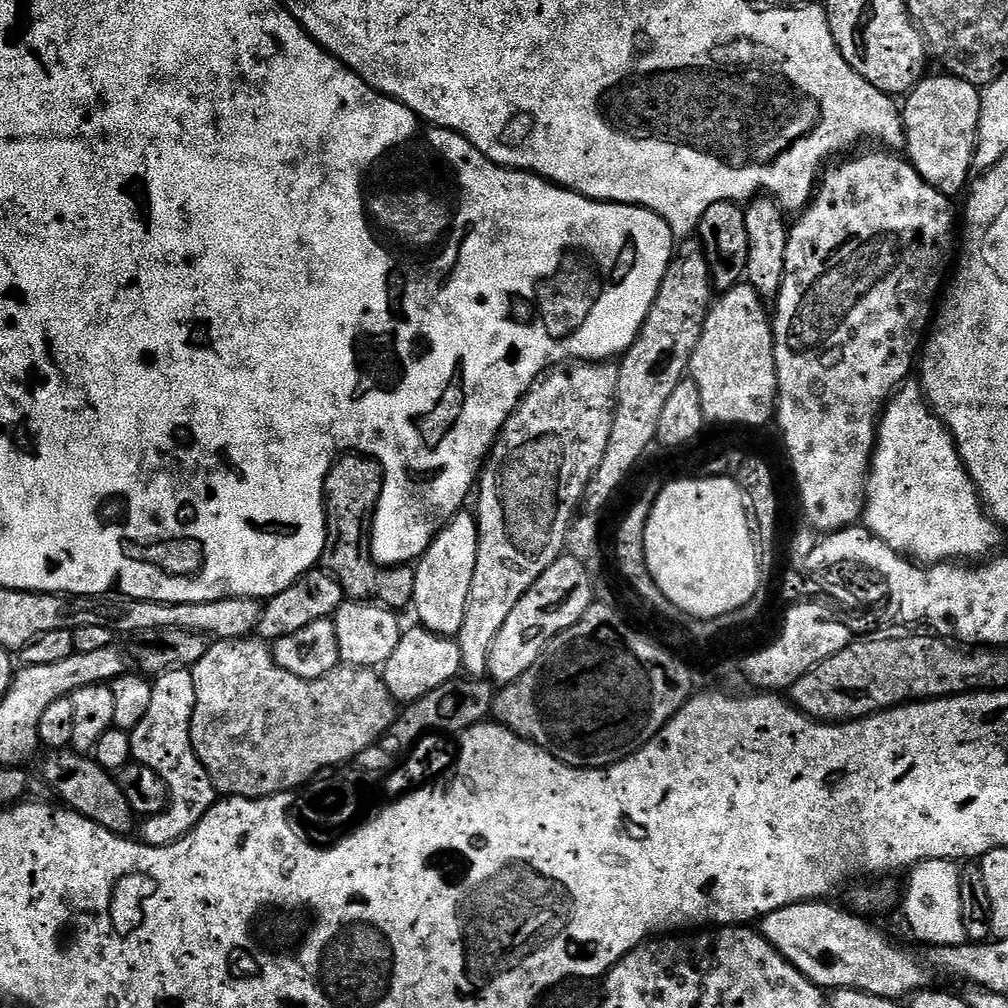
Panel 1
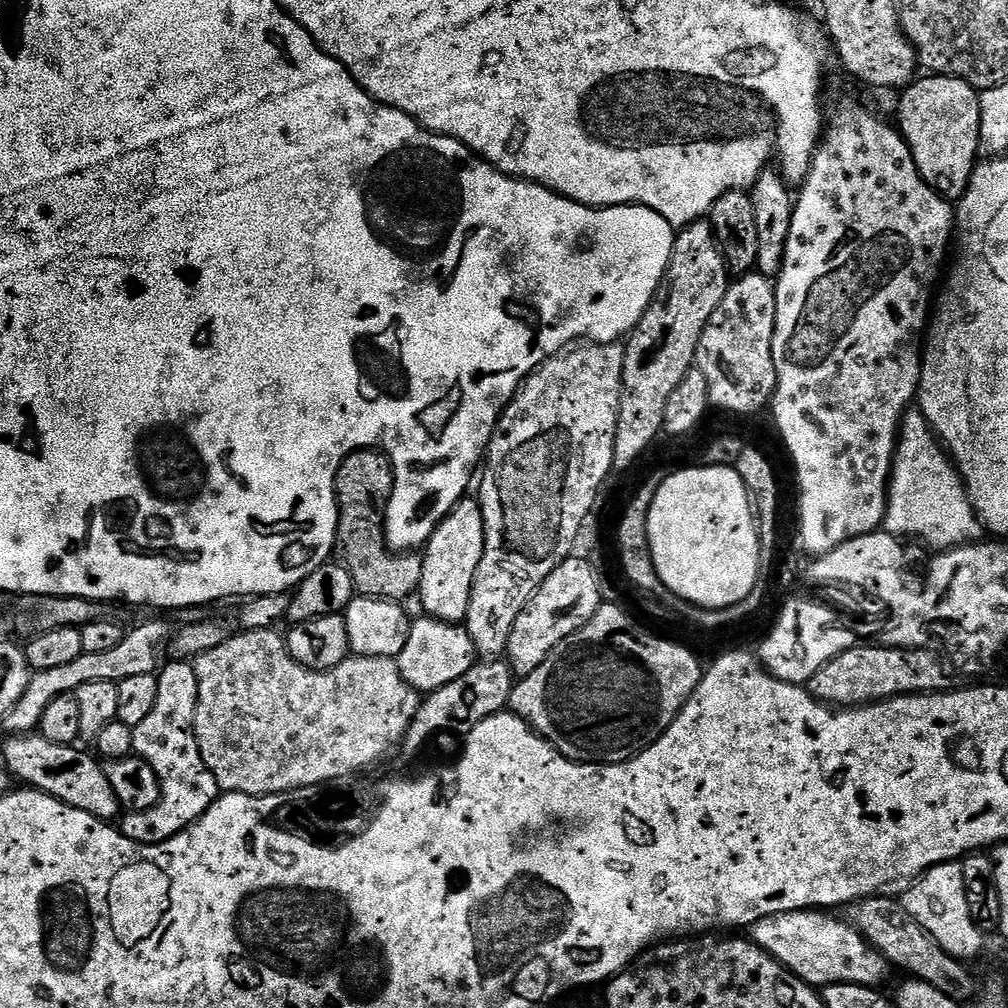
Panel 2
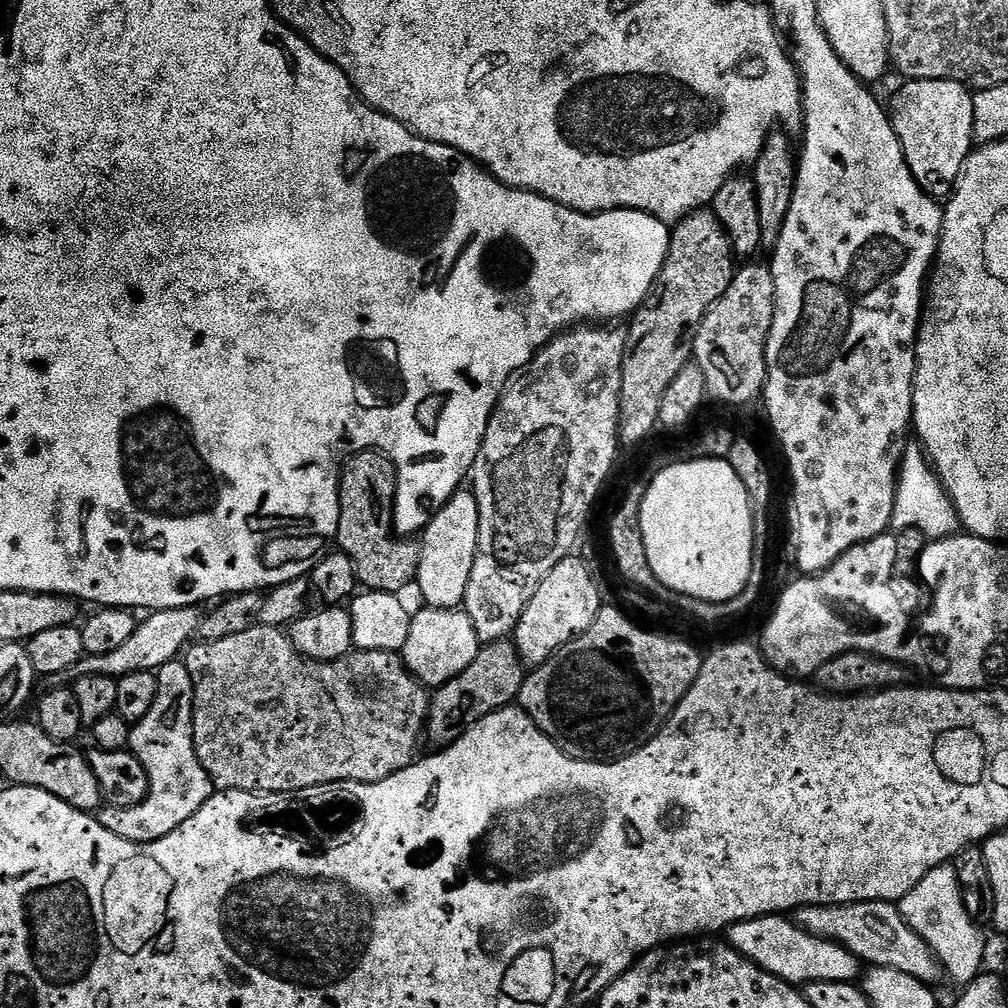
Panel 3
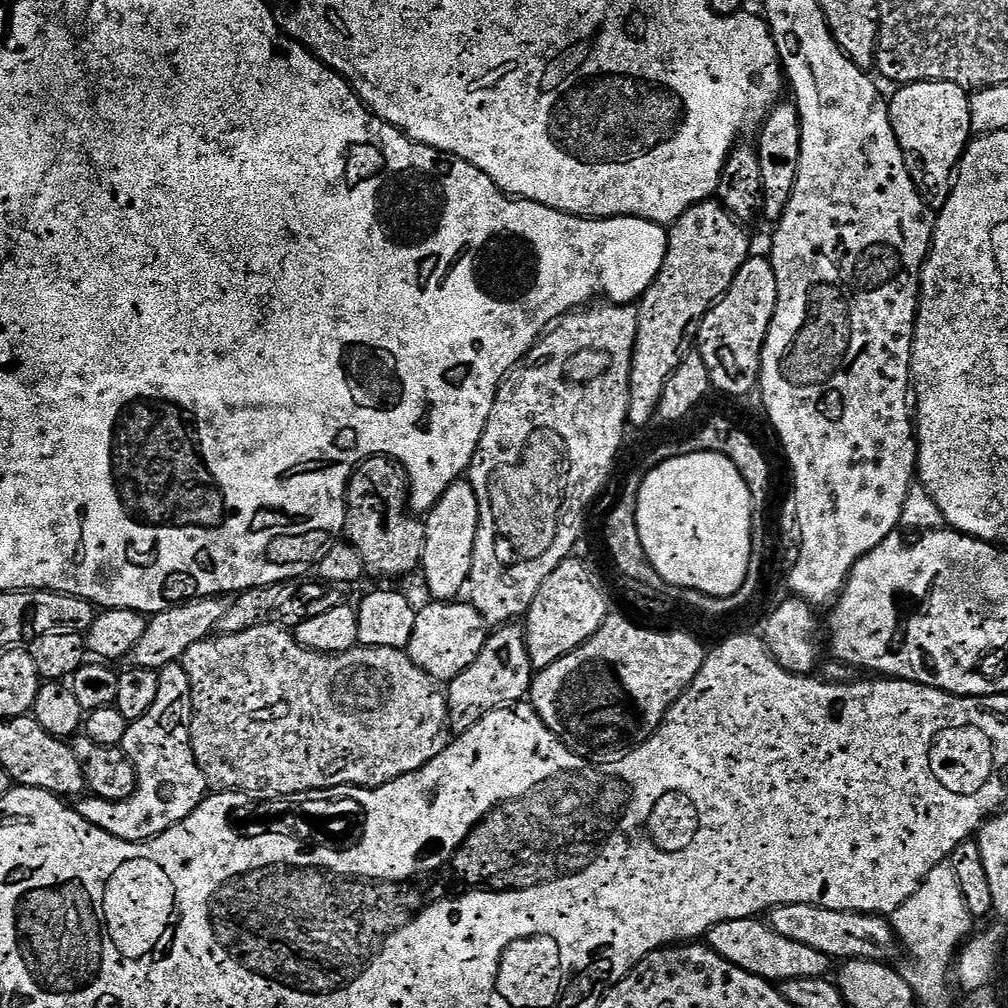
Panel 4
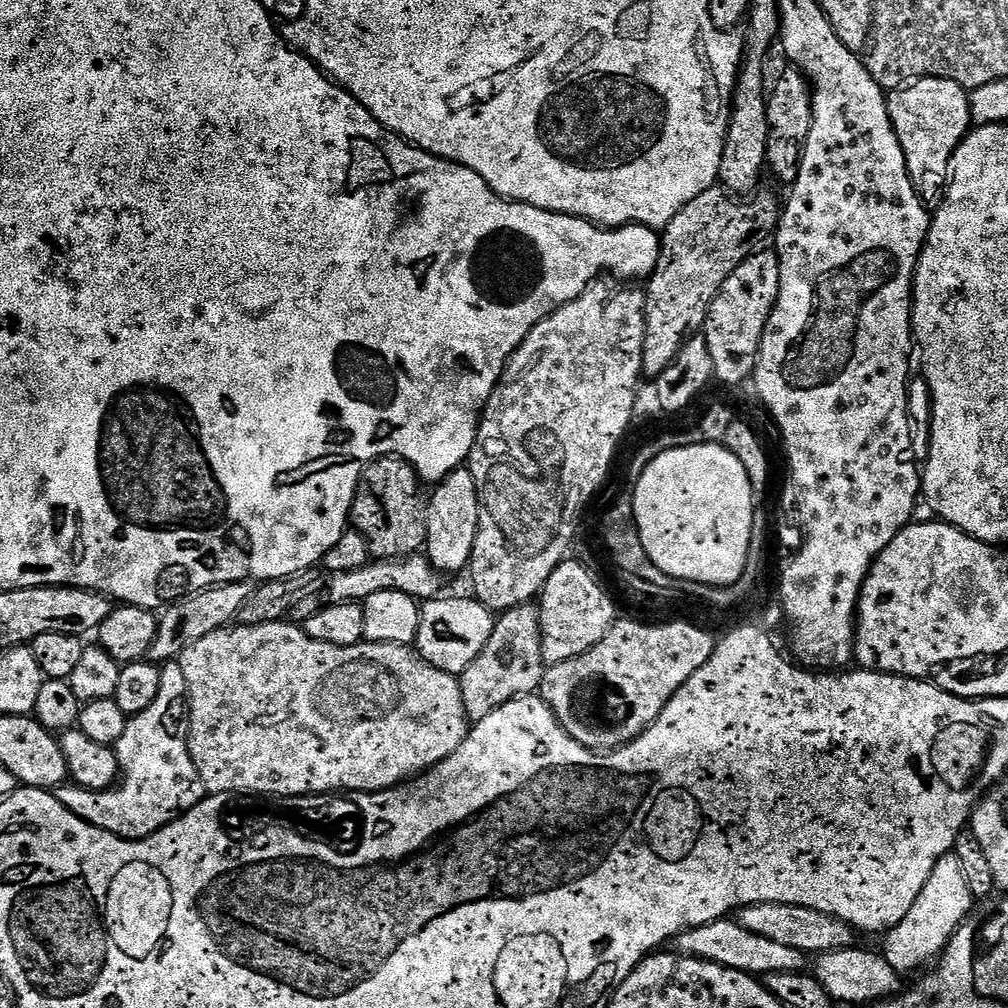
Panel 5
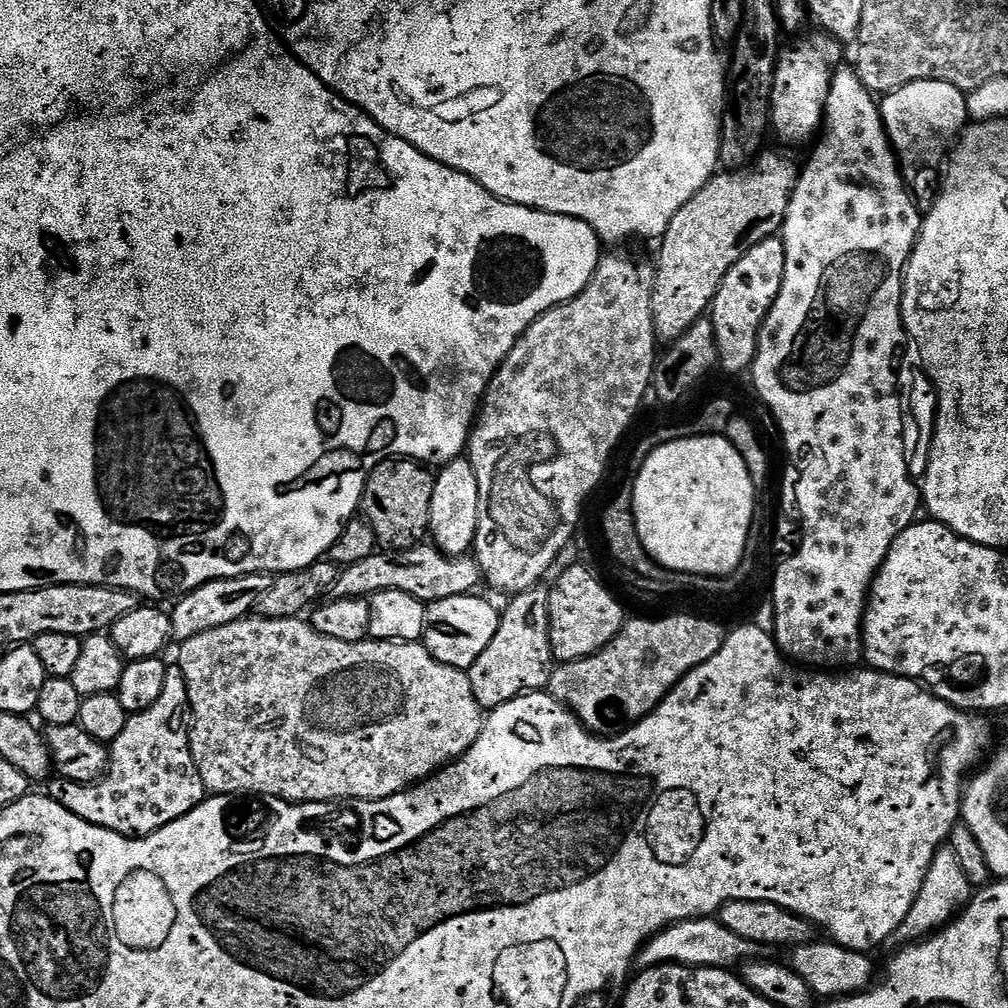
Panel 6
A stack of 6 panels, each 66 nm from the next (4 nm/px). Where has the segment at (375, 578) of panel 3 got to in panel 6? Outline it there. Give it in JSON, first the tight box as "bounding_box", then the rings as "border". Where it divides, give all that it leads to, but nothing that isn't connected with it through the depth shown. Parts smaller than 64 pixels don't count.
{"bounding_box":[362,458,435,552],"border":[[[407,458],[383,460],[368,475],[362,516],[374,530],[381,549],[401,552],[421,543],[429,535],[430,498],[434,494],[435,481],[435,475],[421,461]]]}

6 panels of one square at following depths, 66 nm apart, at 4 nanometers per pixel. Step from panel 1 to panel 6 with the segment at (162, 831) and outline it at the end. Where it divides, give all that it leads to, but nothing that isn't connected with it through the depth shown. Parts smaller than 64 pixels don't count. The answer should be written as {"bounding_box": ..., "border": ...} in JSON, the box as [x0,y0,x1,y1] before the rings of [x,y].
{"bounding_box":[46,666,206,838],"border":[[[178,666],[169,667],[166,674],[166,686],[150,710],[129,715],[126,730],[110,745],[108,769],[101,778],[92,784],[79,784],[69,780],[52,778],[47,781],[46,795],[58,806],[66,806],[70,814],[78,814],[86,822],[123,836],[139,838],[157,832],[162,826],[190,814],[206,798],[204,783],[194,766],[190,750],[190,709],[188,707],[188,687],[186,678]]]}

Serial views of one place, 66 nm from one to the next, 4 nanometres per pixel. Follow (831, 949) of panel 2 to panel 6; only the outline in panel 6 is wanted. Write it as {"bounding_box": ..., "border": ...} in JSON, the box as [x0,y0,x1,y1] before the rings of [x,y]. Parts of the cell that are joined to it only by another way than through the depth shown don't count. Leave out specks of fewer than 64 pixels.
{"bounding_box":[638,918,758,969],"border":[[[701,918],[698,920],[679,920],[669,928],[663,928],[655,936],[649,936],[640,949],[638,964],[641,969],[657,968],[659,964],[686,964],[689,968],[727,968],[739,965],[757,955],[758,945],[738,938],[738,934],[726,930],[719,919]]]}

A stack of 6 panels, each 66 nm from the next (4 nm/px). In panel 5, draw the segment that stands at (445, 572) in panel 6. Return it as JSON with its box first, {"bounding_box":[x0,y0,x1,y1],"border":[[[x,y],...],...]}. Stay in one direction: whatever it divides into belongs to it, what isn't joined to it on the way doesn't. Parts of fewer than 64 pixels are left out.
{"bounding_box":[287,554,442,625],"border":[[[424,554],[405,556],[399,560],[376,558],[358,570],[328,572],[326,578],[313,592],[312,589],[305,590],[298,598],[298,602],[294,602],[294,606],[287,615],[287,619],[291,623],[303,625],[304,621],[310,619],[311,616],[330,606],[360,604],[366,598],[370,598],[370,594],[378,594],[382,590],[394,590],[398,594],[412,596],[417,602],[434,600],[441,595],[440,580],[442,580],[442,574]]]}

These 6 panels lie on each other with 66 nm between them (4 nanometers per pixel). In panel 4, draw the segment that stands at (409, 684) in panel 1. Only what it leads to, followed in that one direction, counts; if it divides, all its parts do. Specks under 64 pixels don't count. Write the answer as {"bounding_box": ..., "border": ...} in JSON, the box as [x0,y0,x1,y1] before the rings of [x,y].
{"bounding_box":[407,602,486,682],"border":[[[428,602],[416,613],[414,634],[410,634],[407,646],[408,657],[430,678],[437,682],[453,680],[482,650],[486,639],[486,625],[478,610],[471,603],[464,602]]]}

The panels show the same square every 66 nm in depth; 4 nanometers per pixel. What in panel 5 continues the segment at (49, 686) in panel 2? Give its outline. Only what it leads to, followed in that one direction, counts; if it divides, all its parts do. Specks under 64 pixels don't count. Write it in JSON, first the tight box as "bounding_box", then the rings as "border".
{"bounding_box":[147,580,257,662],"border":[[[239,580],[233,584],[219,584],[217,588],[205,588],[204,591],[189,595],[187,598],[171,605],[159,617],[158,634],[150,646],[147,659],[152,662],[172,662],[186,650],[186,646],[194,646],[206,634],[214,634],[214,630],[229,627],[239,617],[242,605],[254,594],[257,585],[247,580]]]}

